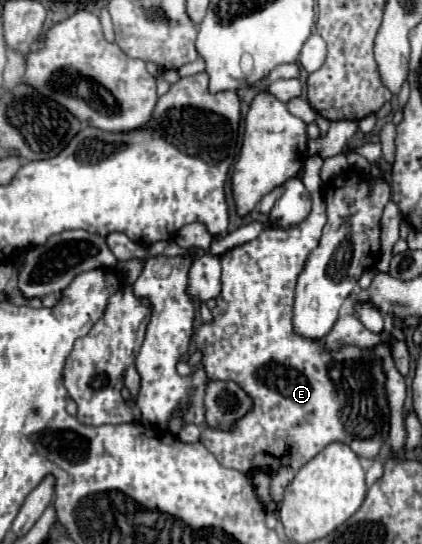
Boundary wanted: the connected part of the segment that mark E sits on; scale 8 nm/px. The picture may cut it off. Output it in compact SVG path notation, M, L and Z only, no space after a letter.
M317 191L317 197L313 193L313 211L309 213L309 217L305 221L301 221L301 223L297 223L293 227L285 227L285 229L283 227L263 229L263 233L257 239L253 239L249 243L243 243L243 245L237 245L231 251L223 253L221 255L221 295L217 297L217 307L211 311L213 313L213 321L211 323L201 323L201 327L195 333L195 347L203 353L201 363L203 363L205 371L207 371L207 377L211 381L213 379L235 381L253 399L253 411L249 411L249 415L241 417L229 431L221 431L221 429L213 429L209 425L203 425L201 439L199 439L215 455L215 459L223 467L237 469L243 475L247 475L247 473L251 473L255 469L273 475L273 473L279 471L279 467L293 467L293 471L299 471L307 461L311 461L319 451L323 451L329 443L335 443L335 441L347 443L359 457L373 459L379 453L379 449L383 447L383 441L387 441L387 437L389 437L389 403L385 399L385 369L381 367L383 359L379 357L379 353L373 347L361 349L361 347L355 347L355 345L343 345L337 351L327 351L323 339L305 339L305 337L297 335L295 329L293 329L293 293L295 293L295 283L297 283L297 277L299 277L301 269L305 267L307 255L319 243L317 239L321 237L325 221L327 221L325 203L323 203L323 197L321 197L321 191Z

